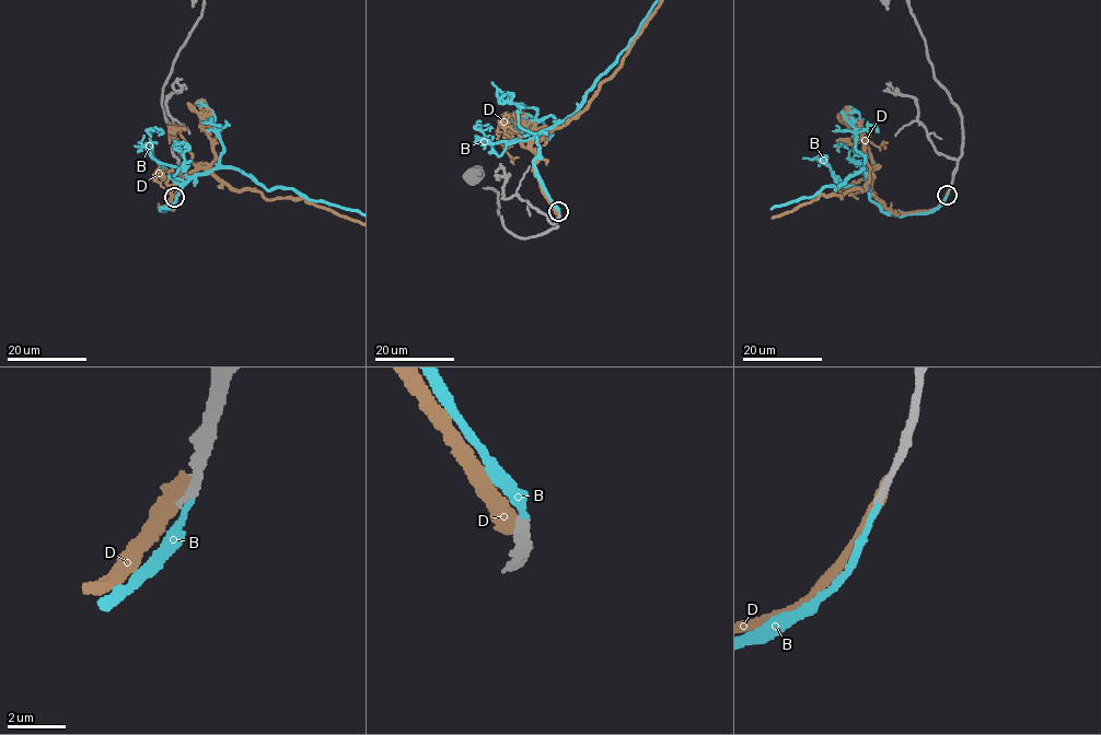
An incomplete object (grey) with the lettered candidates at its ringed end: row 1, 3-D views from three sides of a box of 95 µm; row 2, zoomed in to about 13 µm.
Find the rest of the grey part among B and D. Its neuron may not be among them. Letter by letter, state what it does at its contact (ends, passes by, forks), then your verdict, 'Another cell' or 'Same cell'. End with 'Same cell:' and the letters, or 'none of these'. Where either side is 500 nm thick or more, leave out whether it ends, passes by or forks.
B: It ends there. Another cell
D: It ends there. Another cell
Same cell: none of these

